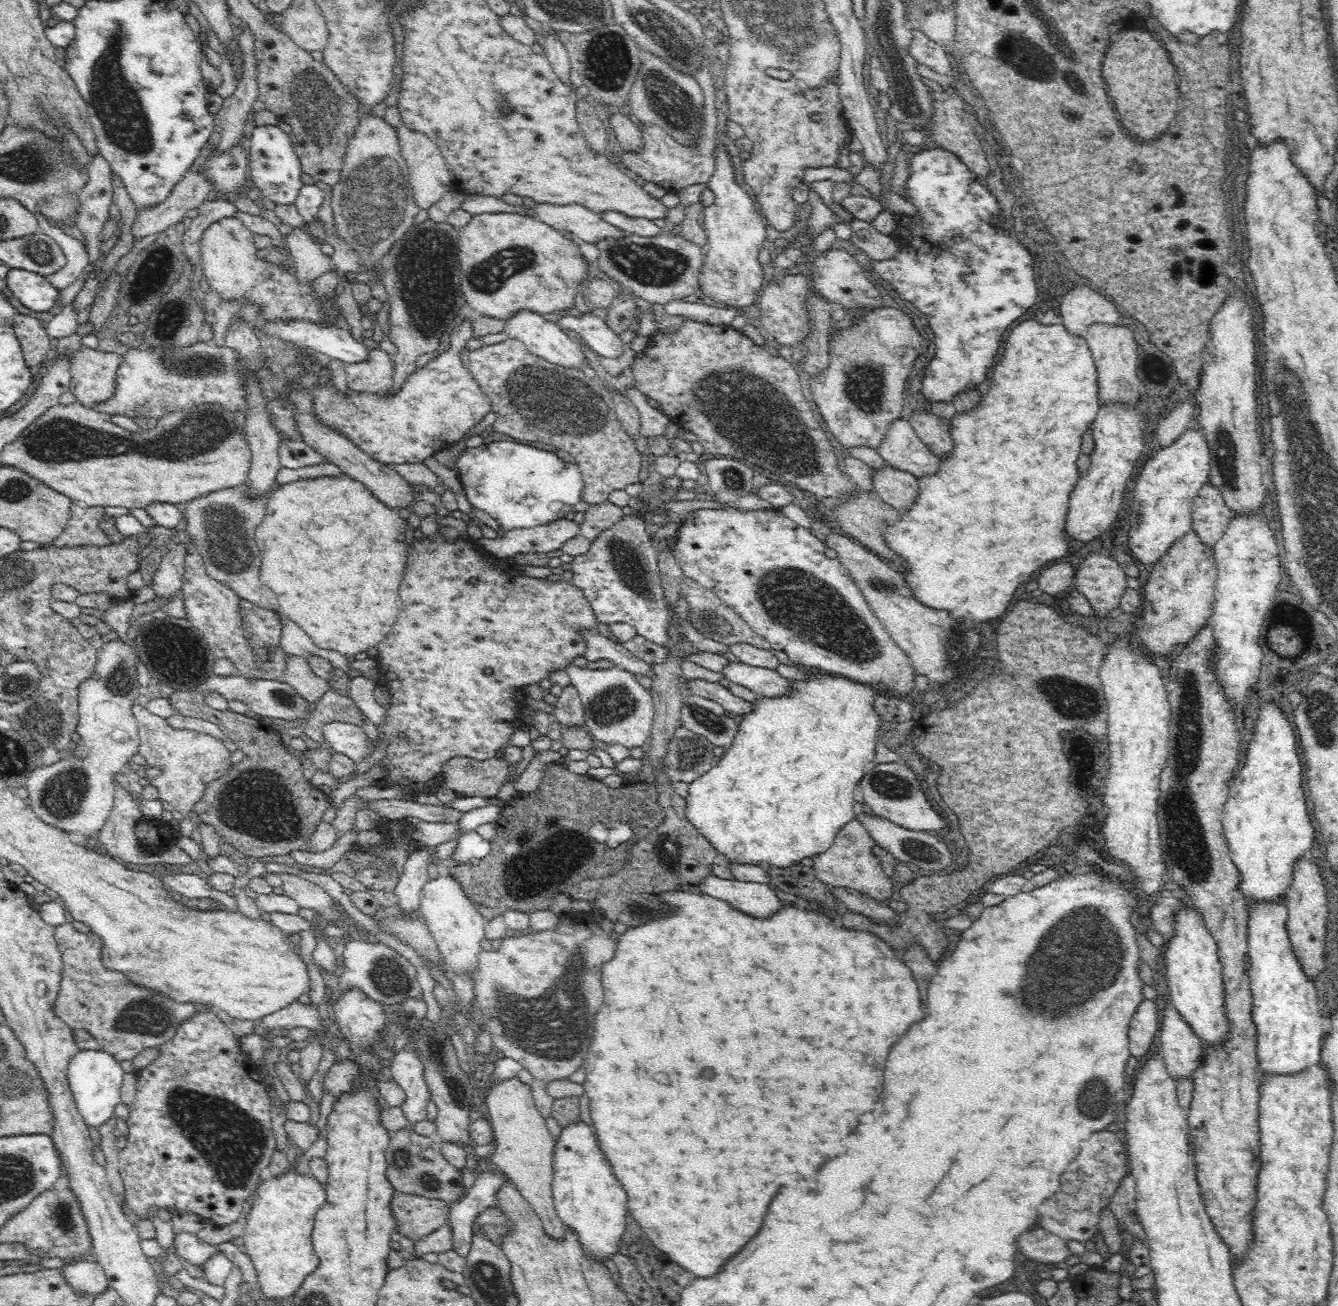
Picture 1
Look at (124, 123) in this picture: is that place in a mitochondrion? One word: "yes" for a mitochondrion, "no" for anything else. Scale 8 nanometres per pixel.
yes

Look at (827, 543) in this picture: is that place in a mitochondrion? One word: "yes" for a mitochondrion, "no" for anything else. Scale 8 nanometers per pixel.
no

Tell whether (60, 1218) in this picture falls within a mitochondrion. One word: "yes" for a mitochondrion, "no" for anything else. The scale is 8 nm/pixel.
yes

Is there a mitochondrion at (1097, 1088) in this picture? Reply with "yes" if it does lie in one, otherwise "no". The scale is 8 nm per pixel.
yes

